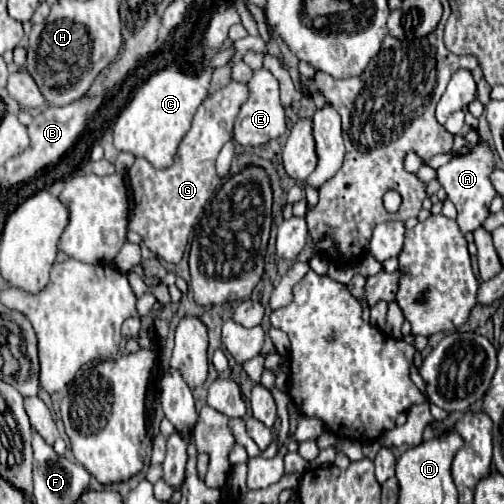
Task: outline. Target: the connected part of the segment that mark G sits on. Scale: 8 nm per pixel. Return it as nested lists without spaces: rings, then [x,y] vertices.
[[[232,82],[230,86],[208,96],[198,106],[192,128],[180,142],[174,166],[158,170],[150,162],[138,158],[128,172],[134,198],[134,212],[128,230],[140,234],[143,243],[164,262],[178,264],[182,260],[186,244],[199,223],[204,206],[222,184],[214,162],[222,146],[232,138],[232,126],[240,106],[246,102],[246,96],[248,88],[240,82]]]

